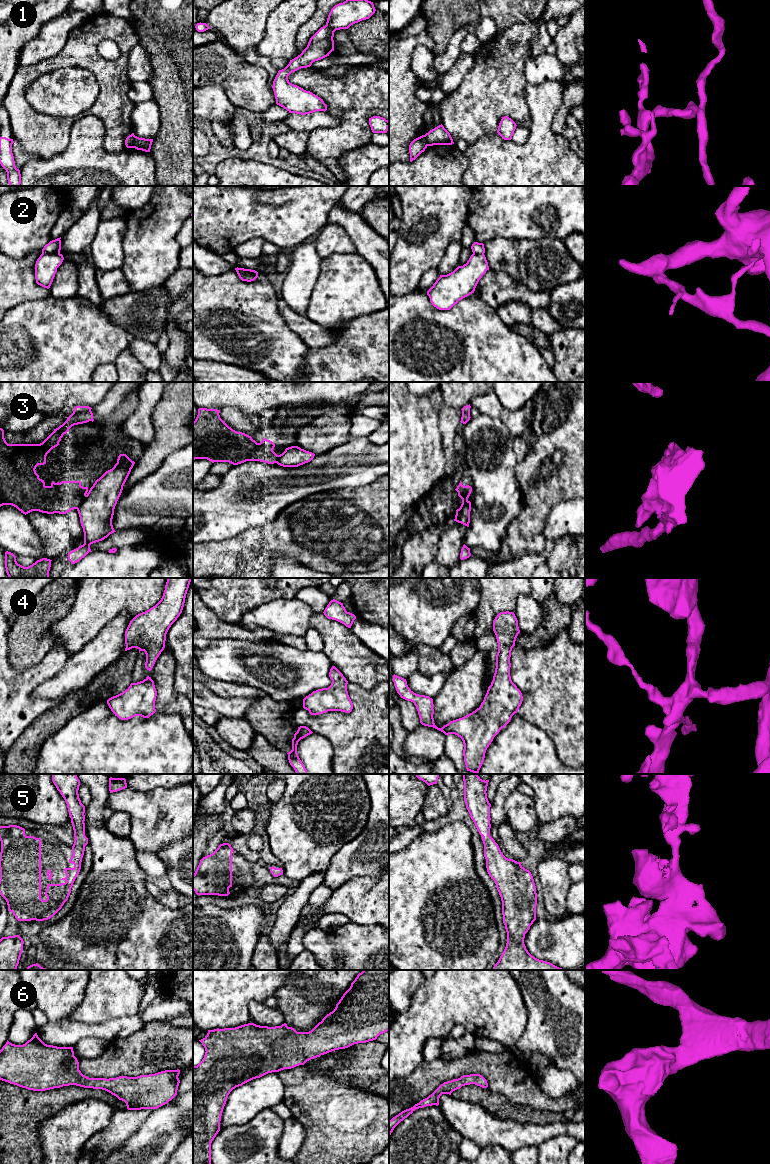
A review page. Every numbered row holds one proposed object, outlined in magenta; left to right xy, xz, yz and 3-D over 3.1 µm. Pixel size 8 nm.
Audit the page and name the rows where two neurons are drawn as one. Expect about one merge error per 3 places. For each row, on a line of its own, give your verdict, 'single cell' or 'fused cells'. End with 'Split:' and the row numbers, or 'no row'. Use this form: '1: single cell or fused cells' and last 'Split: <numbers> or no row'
1: fused cells
2: fused cells
3: fused cells
4: single cell
5: single cell
6: single cell
Split: 1, 2, 3

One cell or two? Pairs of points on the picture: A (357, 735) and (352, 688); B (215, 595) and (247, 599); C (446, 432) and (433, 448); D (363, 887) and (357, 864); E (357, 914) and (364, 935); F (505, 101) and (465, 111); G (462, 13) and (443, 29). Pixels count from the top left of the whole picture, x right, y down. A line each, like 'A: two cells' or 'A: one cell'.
A: one cell
B: one cell
C: two cells
D: two cells
E: two cells
F: one cell
G: one cell

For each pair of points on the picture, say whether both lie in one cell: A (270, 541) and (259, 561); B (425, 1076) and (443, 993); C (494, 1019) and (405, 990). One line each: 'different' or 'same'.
A: same
B: different
C: different

